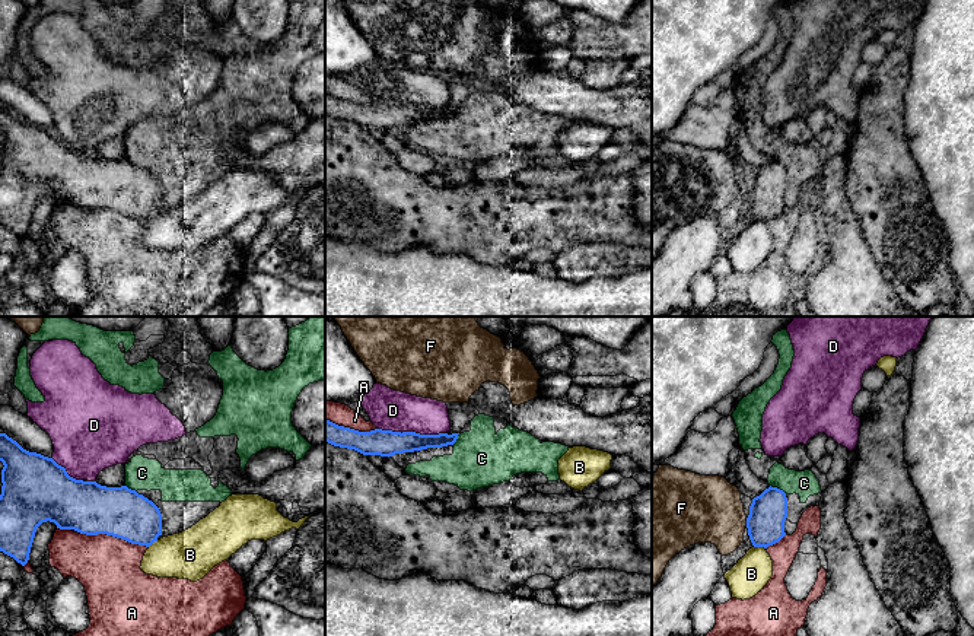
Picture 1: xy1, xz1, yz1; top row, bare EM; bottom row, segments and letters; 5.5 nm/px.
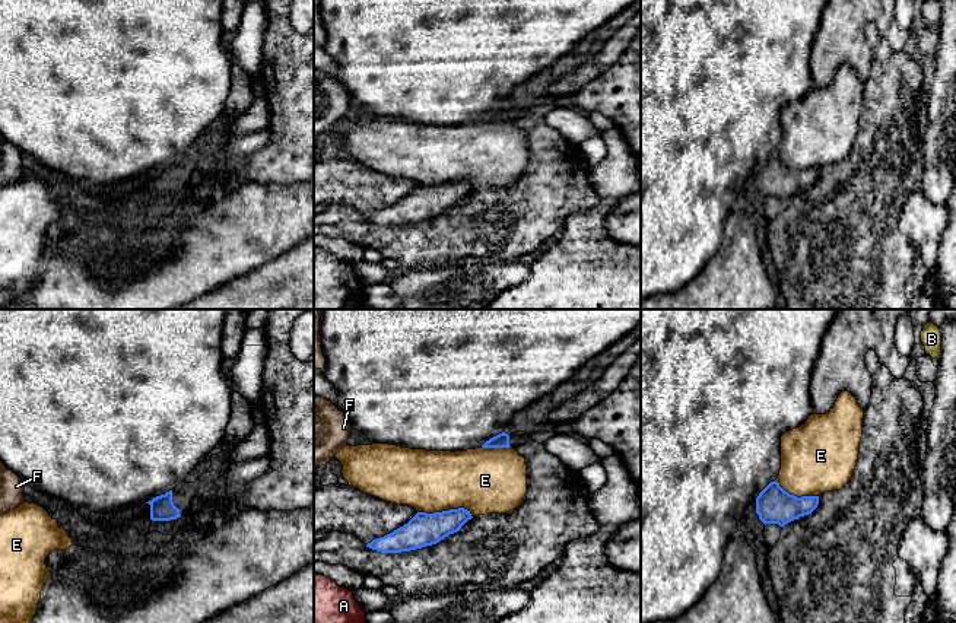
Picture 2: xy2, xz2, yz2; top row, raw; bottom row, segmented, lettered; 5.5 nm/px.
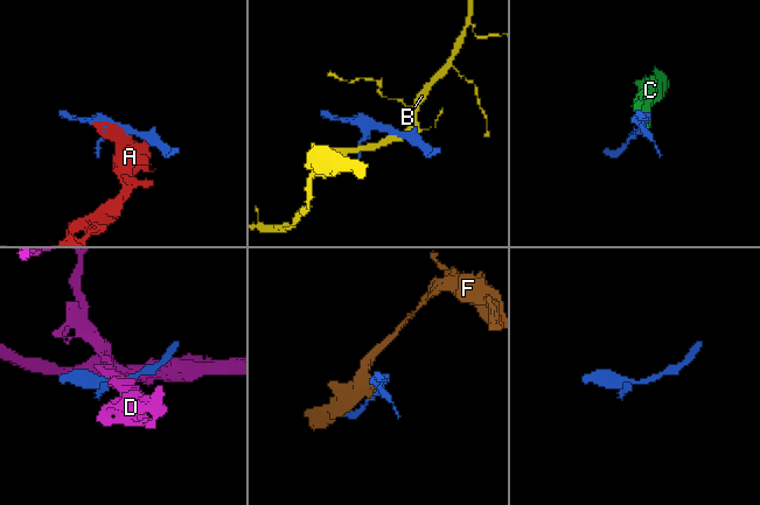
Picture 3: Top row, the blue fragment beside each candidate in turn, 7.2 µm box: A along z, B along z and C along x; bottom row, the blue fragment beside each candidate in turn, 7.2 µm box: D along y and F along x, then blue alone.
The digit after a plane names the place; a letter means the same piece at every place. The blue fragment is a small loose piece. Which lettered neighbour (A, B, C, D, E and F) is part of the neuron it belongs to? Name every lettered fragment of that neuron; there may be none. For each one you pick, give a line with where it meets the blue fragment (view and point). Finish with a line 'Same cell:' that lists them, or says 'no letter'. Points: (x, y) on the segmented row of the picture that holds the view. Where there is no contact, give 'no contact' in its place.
Same cell: no letter

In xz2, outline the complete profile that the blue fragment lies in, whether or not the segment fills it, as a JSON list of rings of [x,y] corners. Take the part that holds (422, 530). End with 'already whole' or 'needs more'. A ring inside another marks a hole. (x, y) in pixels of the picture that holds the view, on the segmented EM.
[[[464,508],[442,512],[417,512],[407,524],[393,533],[375,538],[366,547],[381,553],[401,553],[432,546],[460,531],[471,519]]]; already whole

